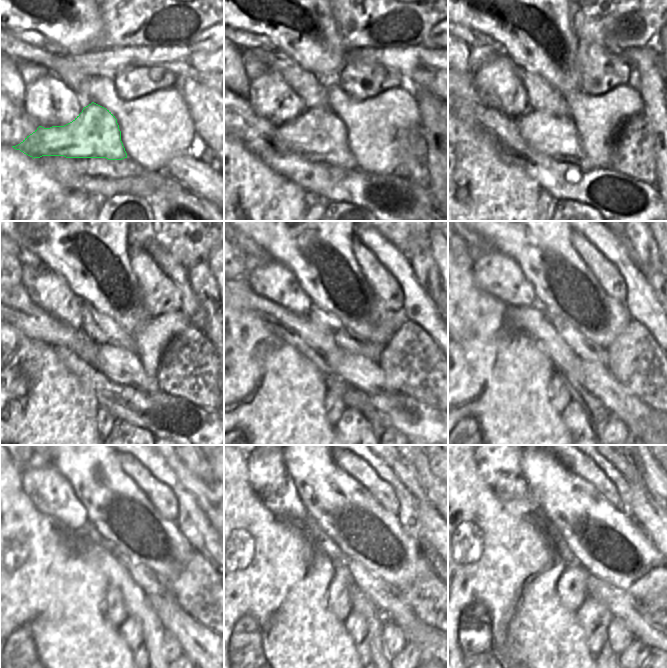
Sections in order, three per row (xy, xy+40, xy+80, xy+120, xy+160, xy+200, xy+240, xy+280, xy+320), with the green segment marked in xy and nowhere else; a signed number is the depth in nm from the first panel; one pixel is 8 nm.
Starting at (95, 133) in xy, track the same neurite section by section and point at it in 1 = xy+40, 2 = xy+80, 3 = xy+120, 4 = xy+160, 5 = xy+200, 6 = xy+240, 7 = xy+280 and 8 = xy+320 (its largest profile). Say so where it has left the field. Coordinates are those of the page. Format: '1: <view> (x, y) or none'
1: xy+40 (318, 135)
2: xy+80 (551, 135)
3: xy+120 (112, 362)
4: xy+160 (361, 373)
5: xy+200 (648, 424)
6: xy+240 (203, 646)
7: xy+280 (389, 600)
8: xy+320 (622, 605)

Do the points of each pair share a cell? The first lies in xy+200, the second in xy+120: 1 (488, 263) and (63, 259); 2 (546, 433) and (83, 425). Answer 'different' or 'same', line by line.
1: different
2: same

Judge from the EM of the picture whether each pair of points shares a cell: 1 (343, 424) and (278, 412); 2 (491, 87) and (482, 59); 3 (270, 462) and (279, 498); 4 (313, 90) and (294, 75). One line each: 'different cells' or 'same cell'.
1: different cells
2: different cells
3: same cell
4: same cell

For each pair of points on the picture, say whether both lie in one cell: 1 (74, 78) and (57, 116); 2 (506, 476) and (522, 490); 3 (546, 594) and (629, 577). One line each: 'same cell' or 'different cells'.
1: different cells
2: same cell
3: different cells

